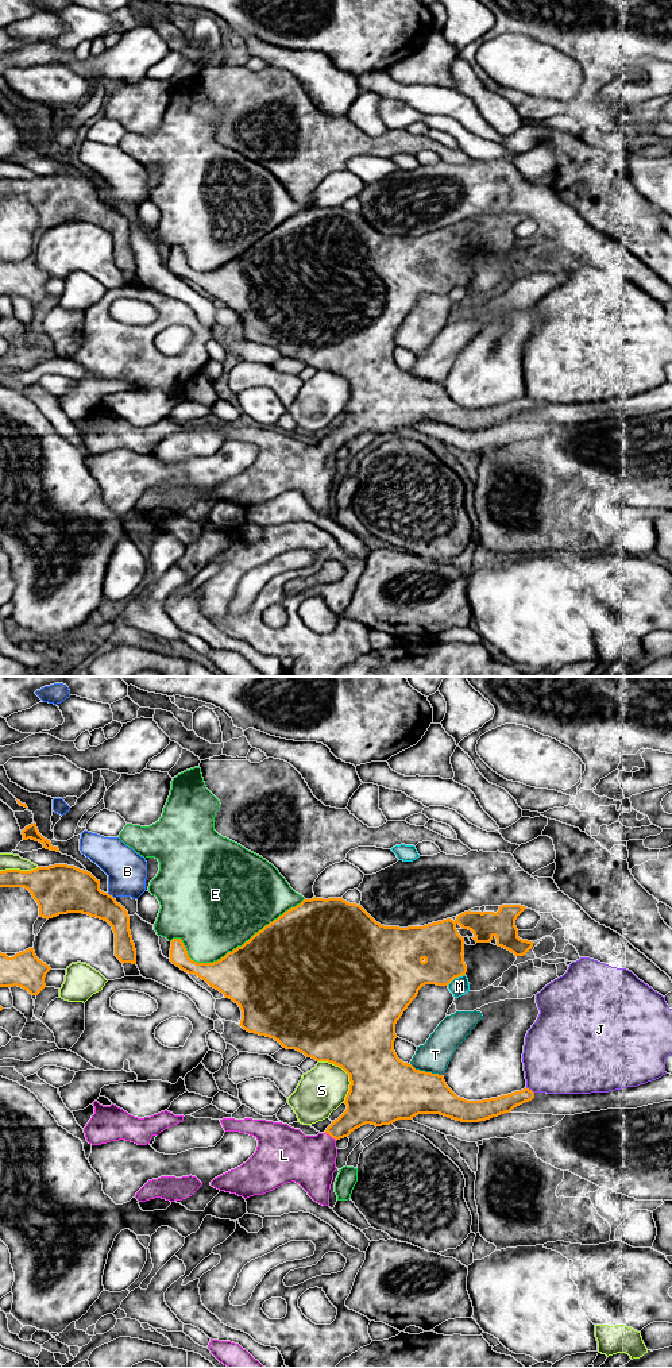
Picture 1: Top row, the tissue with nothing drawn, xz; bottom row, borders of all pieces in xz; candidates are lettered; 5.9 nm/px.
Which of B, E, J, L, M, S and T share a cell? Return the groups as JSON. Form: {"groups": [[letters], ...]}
{"groups": [["B"], ["E"], ["J"], ["L"], ["M"], ["S"], ["T"]]}

